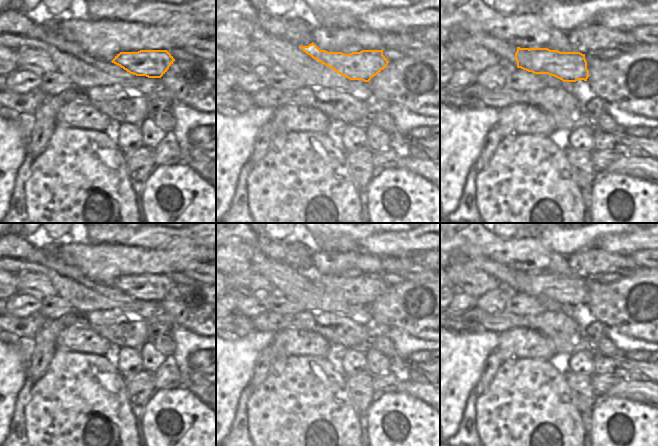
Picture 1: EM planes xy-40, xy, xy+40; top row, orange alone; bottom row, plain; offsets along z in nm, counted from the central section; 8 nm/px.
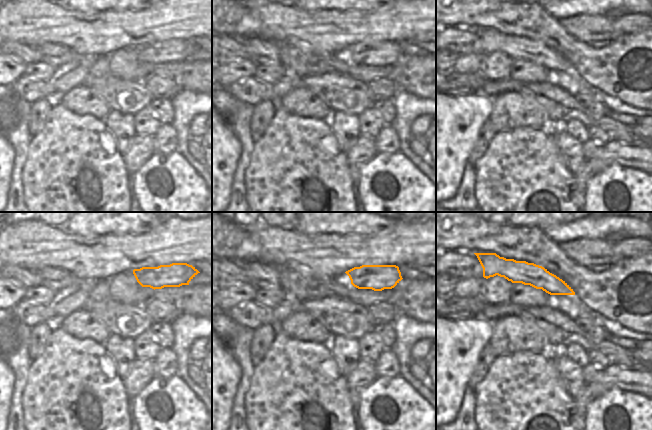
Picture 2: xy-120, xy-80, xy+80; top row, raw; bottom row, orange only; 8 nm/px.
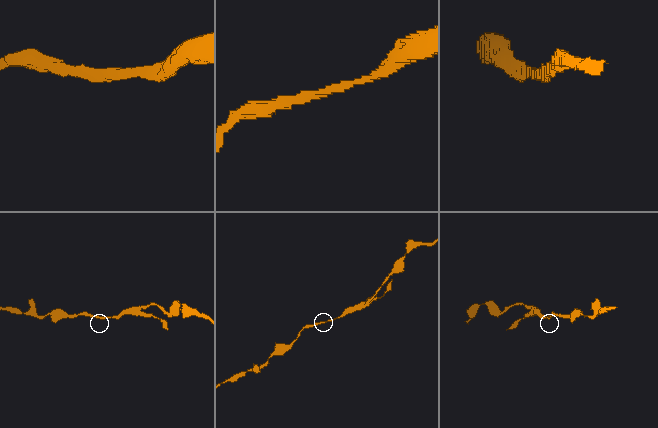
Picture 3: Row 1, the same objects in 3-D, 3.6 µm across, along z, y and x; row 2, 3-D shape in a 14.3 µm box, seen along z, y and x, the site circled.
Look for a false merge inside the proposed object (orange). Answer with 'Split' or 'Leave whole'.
Leave whole

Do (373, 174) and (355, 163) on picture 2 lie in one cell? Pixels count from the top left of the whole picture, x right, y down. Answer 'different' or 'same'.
different

